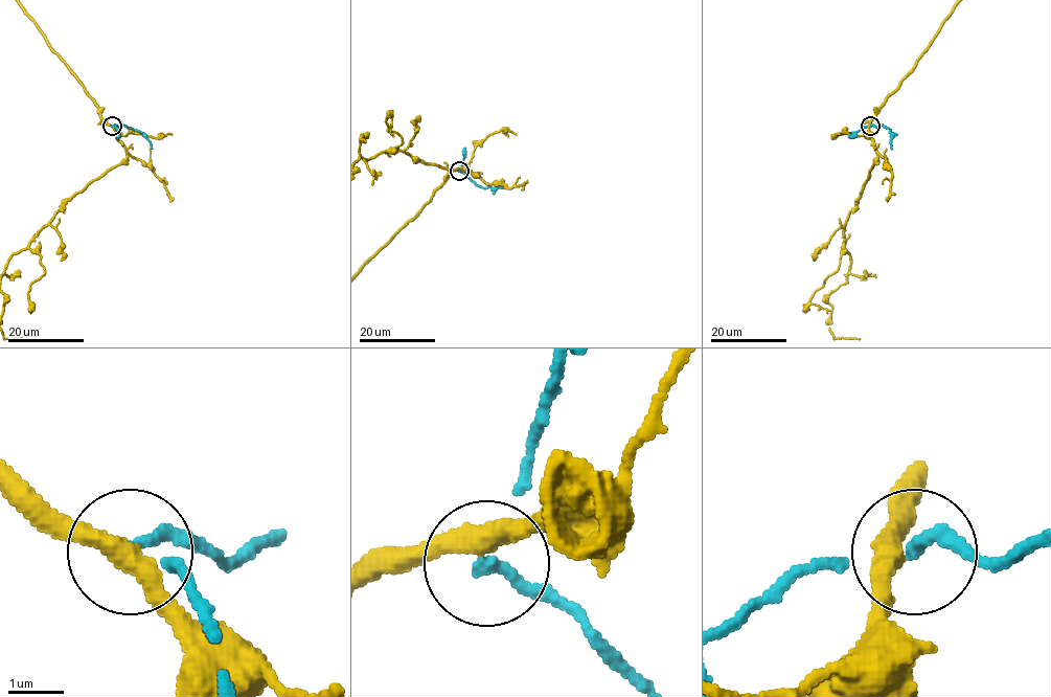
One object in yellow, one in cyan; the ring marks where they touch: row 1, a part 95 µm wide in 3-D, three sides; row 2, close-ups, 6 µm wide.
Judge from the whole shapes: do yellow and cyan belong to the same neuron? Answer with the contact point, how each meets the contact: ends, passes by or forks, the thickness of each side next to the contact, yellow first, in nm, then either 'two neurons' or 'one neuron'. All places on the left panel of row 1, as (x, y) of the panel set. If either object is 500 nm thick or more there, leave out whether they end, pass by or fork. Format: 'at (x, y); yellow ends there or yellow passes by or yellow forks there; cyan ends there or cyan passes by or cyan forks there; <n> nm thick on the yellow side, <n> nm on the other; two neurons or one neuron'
at (112, 126); yellow passes by; cyan passes by; 380 nm thick on the yellow side, 170 nm on the other; two neurons

